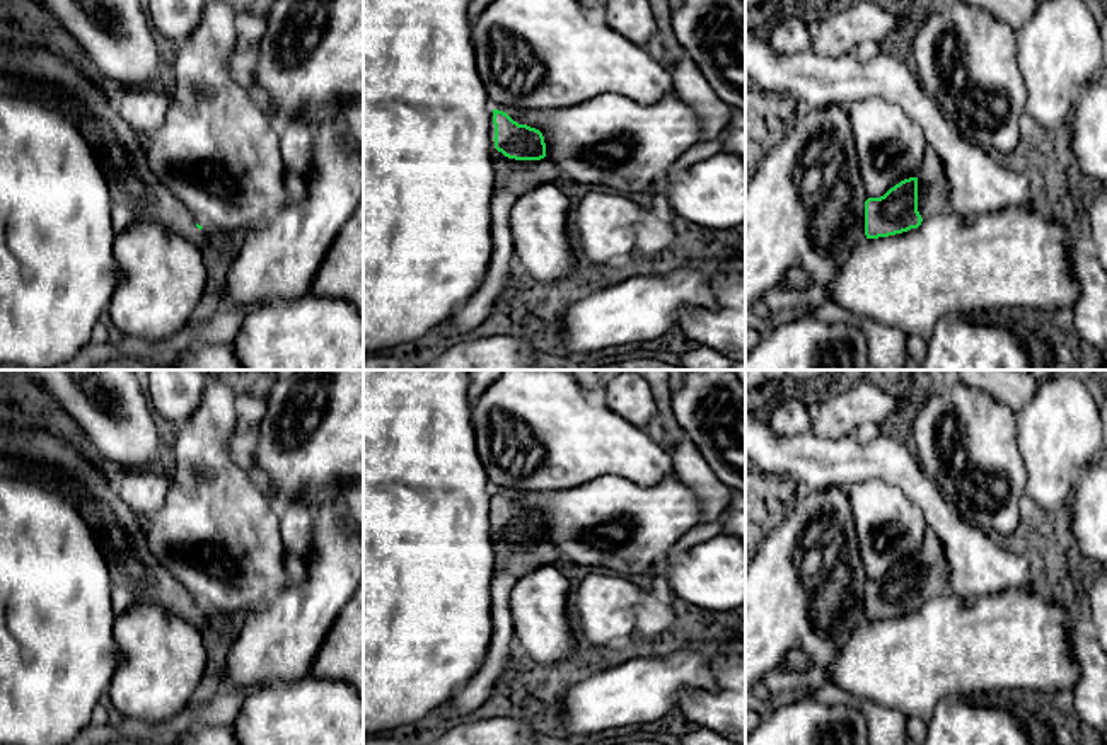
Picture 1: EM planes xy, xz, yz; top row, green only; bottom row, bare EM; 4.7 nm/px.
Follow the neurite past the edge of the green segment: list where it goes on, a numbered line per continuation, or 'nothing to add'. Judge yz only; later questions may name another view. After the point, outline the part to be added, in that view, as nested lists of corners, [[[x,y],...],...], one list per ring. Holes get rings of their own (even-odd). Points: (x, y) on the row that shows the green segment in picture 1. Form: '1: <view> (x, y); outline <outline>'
1: yz (932, 184); outline [[[926,148],[918,177],[918,211],[921,218],[950,211],[948,184],[938,153]]]

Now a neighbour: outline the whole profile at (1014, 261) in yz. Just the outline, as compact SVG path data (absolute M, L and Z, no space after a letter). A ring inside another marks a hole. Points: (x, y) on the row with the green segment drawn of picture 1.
M1039 203L969 217L943 211L923 218L918 228L861 240L827 286L832 290L834 303L851 314L928 341L935 326L948 315L972 317L988 312L1003 317L1073 309L1080 298L1080 283L1073 276L1073 264L1066 252L1071 242L1069 227Z

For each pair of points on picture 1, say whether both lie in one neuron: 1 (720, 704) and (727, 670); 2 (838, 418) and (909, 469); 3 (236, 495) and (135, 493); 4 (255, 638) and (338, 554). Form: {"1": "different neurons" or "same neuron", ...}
{"1": "same neuron", "2": "different neurons", "3": "different neurons", "4": "same neuron"}

